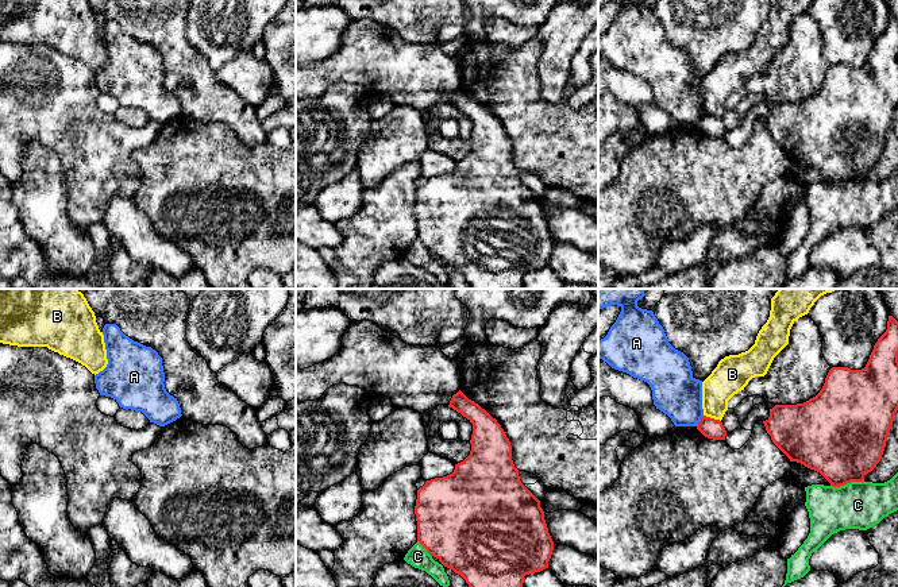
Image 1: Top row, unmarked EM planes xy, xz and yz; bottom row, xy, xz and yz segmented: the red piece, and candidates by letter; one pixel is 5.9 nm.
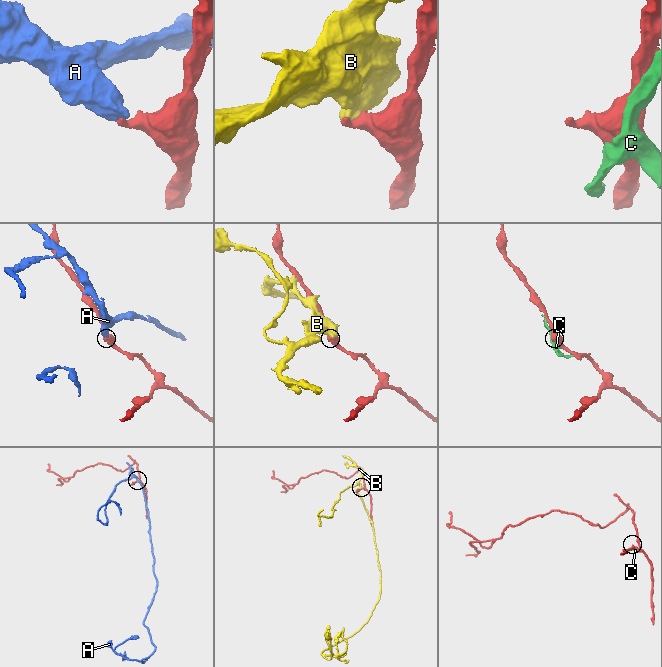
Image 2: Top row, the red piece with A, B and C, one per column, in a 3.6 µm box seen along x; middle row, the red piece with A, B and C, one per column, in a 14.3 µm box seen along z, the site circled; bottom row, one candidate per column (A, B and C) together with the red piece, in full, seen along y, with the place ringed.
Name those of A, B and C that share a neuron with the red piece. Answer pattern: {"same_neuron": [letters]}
{"same_neuron": []}

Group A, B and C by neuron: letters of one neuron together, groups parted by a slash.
A / B / C

